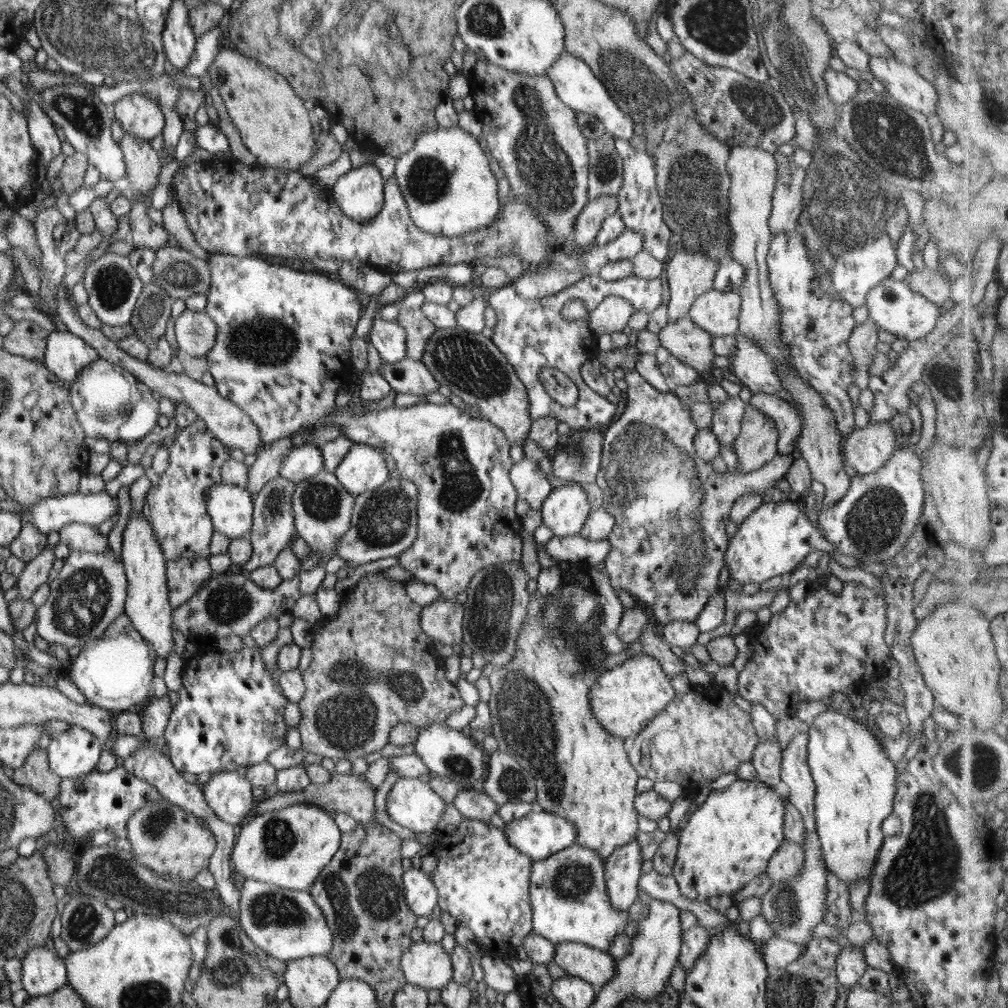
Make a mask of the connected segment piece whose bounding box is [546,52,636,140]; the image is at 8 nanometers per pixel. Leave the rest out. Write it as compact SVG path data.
M564 52L550 67L547 74L553 82L558 98L575 112L587 112L603 122L605 130L614 138L630 140L636 123L618 108L604 83L592 72L592 69L581 59Z

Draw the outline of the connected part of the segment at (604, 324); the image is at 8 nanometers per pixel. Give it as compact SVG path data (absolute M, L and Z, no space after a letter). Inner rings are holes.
M608 296L594 313L586 314L586 322L596 338L611 332L620 332L626 328L632 314L635 312L632 304L620 296Z

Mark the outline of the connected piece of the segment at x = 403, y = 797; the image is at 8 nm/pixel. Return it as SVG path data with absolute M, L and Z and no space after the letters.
M418 777L399 778L386 802L391 820L415 833L434 832L447 806L447 802Z

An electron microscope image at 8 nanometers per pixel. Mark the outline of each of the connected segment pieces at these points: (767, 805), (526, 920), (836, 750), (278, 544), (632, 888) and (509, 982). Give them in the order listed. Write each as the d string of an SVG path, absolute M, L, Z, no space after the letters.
M736 780L722 792L711 793L706 802L698 806L684 825L680 825L679 845L672 876L681 893L695 901L708 901L711 896L728 894L733 896L756 876L765 875L770 858L785 839L783 826L787 792L779 792L750 780Z
M463 817L462 823L453 831L443 834L441 841L442 844L433 846L432 850L437 858L437 867L431 879L438 889L438 905L443 911L450 912L458 924L469 926L481 946L514 951L533 932L533 908L529 893L533 861L508 842L502 829L475 818Z
M828 707L809 724L807 764L816 788L814 816L823 861L827 872L834 873L850 887L850 882L860 878L868 876L871 880L878 852L885 839L882 822L893 813L897 770L895 764L886 756L878 737L868 730L866 724L856 722L851 713L838 714Z
M282 475L275 476L262 487L262 490L253 497L253 515L252 515L252 529L249 532L251 545L253 546L253 557L246 564L233 566L230 571L240 572L242 574L249 574L257 568L272 565L276 557L284 550L284 547L290 546L296 538L294 530L294 516L292 516L292 495L296 490L297 483L284 478Z
M636 838L612 852L612 856L606 860L605 881L607 891L617 911L628 911L636 900L638 881L643 864L640 845Z
M486 954L481 958L481 966L486 984L494 992L508 995L516 990L520 977L503 959L493 959Z

